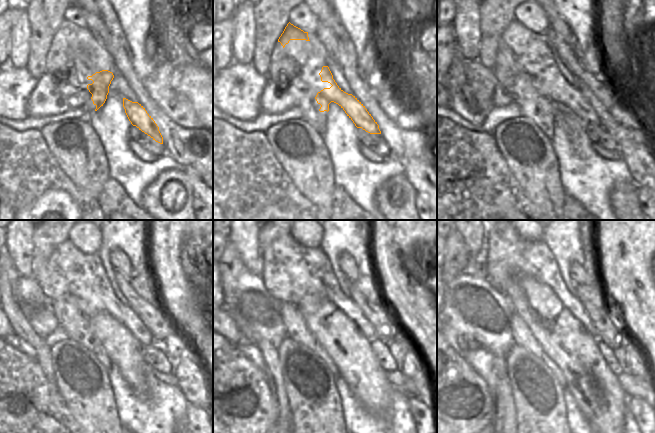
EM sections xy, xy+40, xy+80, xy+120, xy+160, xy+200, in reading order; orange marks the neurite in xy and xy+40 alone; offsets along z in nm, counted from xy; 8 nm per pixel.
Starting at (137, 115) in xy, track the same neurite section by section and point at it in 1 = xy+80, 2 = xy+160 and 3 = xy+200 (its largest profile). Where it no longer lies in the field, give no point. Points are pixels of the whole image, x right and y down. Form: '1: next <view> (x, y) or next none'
1: next xy+80 (563, 92)
2: next xy+160 (285, 250)
3: next xy+200 (505, 246)

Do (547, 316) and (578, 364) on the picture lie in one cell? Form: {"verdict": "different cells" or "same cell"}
{"verdict": "same cell"}

